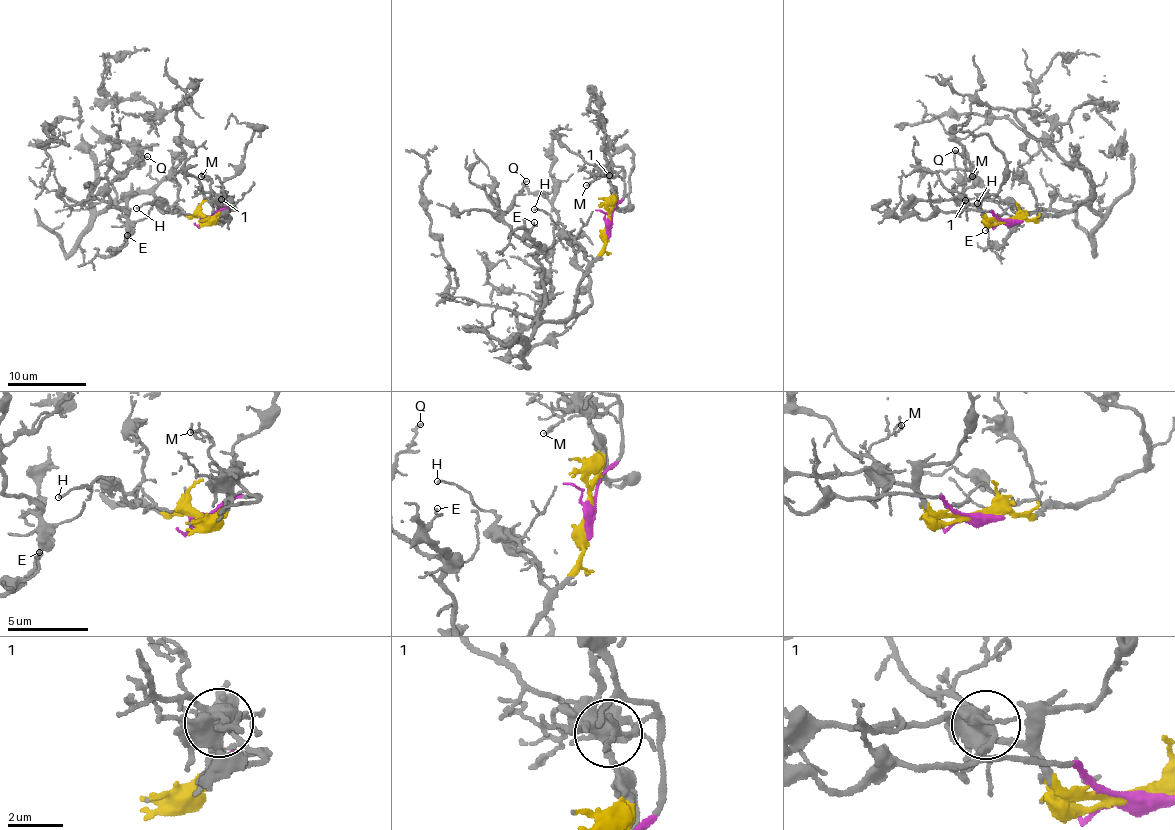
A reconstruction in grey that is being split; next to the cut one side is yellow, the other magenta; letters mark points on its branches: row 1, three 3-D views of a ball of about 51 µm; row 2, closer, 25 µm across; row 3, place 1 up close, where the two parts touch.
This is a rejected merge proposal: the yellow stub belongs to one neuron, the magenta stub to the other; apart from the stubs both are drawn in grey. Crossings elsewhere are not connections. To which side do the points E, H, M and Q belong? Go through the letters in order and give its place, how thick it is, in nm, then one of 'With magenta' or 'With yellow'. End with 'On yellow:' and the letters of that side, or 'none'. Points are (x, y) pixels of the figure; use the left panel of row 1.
E: Place: (127, 235). Thickness 110 nm. With yellow
H: Place: (136, 208). Thickness 120 nm. With yellow
M: Place: (201, 176). Thickness 150 nm. With magenta
Q: Place: (147, 156). Thickness 150 nm. With yellow
On yellow: E, H, Q

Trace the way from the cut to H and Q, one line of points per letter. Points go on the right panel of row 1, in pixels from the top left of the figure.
H: (1010, 219), (1038, 219), (1040, 215), (1023, 215), (999, 198), (984, 199), (977, 204)
Q: (1010, 219), (1041, 215), (1023, 215), (999, 198), (1007, 213), (1016, 220), (955, 149)

